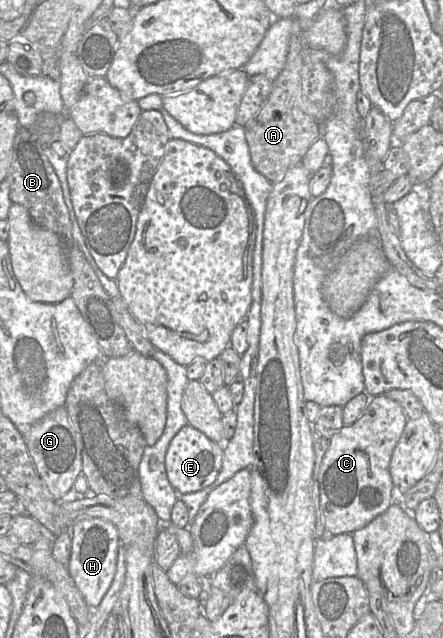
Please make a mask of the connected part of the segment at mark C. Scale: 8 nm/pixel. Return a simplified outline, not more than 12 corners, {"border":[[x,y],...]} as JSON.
{"border":[[370,398],[332,436],[318,476],[323,538],[393,503],[389,465],[407,420]]}

